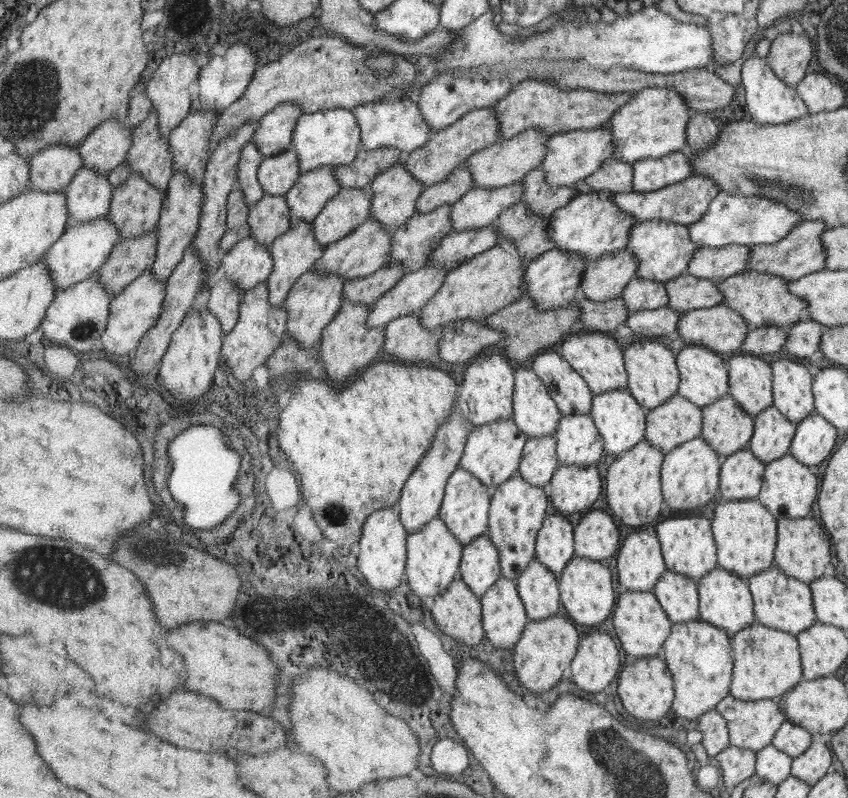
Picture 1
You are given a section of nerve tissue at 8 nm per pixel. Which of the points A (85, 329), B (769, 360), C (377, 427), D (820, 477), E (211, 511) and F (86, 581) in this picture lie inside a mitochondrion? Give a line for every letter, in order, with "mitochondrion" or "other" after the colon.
A: mitochondrion
B: other
C: other
D: other
E: other
F: mitochondrion

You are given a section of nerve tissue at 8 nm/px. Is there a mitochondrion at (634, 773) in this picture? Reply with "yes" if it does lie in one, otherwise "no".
yes

